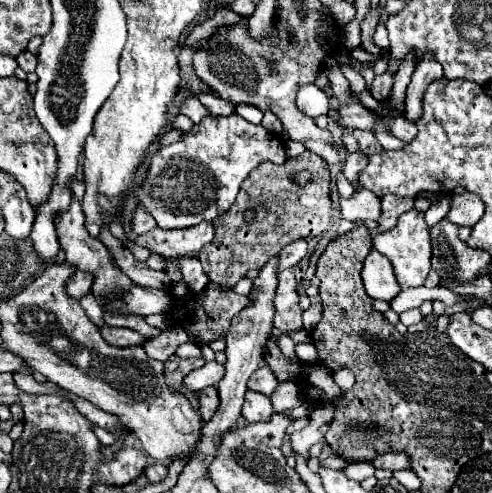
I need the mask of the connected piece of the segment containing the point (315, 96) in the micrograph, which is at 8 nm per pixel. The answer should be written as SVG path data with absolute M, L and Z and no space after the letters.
M316 84L302 86L302 88L298 90L296 104L298 104L298 108L300 108L306 116L310 116L310 118L328 114L328 96L326 96Z

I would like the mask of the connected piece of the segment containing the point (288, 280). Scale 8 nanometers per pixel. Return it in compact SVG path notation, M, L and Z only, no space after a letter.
M284 270L278 274L278 288L274 294L274 328L280 332L296 332L302 330L302 308L298 306L296 294L296 278L292 270Z

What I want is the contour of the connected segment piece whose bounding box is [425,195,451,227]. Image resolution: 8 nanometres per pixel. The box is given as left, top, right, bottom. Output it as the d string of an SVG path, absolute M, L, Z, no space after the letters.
M439 196L438 202L435 205L432 205L426 212L425 212L425 221L426 223L432 227L440 220L444 219L447 215L447 212L450 208L451 203L450 196Z

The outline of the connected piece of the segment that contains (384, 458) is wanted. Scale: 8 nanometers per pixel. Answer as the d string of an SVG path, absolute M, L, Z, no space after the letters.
M390 452L390 454L382 454L382 456L376 456L372 462L370 462L374 468L382 468L382 470L406 470L410 468L408 466L408 456L406 454L400 454L400 452Z

